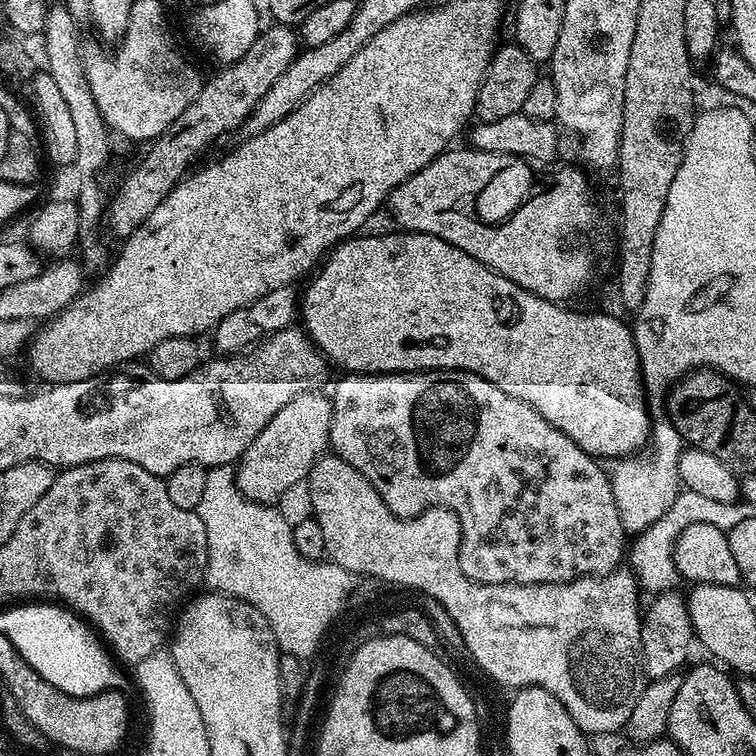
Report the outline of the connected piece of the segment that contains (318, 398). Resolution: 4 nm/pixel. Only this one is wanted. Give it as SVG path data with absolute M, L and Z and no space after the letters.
M313 390L286 402L282 410L254 438L234 468L236 489L253 504L272 506L283 492L288 492L308 475L313 460L325 451L328 444L330 400L323 391Z

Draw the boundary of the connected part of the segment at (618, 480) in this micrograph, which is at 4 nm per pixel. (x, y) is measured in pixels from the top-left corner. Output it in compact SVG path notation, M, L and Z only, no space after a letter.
M656 413L650 420L650 444L658 449L652 451L647 460L624 458L610 470L612 493L618 507L619 520L622 522L625 535L638 536L656 523L670 508L682 485L678 474L678 462L684 449L684 443L677 428L667 413Z

